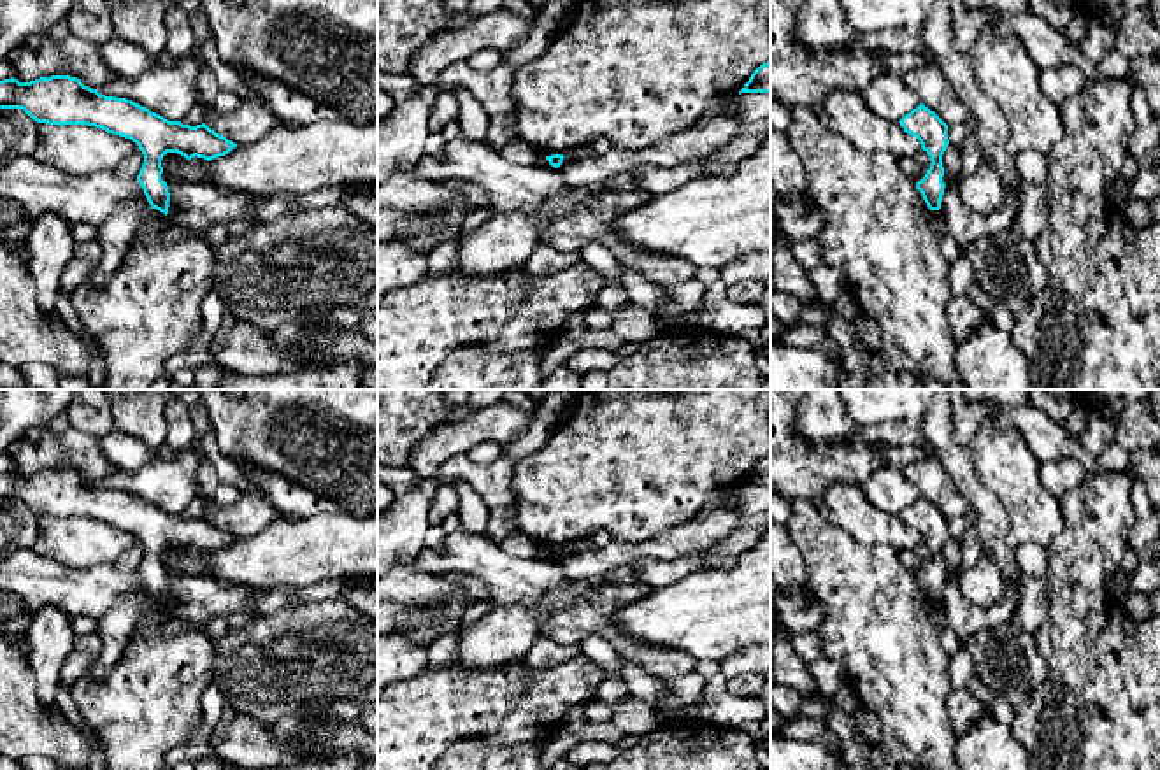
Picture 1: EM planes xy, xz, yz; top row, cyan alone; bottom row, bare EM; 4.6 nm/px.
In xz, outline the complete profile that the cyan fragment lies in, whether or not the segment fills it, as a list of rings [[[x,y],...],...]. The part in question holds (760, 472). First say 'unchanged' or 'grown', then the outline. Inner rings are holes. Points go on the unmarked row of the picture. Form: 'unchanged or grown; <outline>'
unchanged; [[[770,454],[760,458],[744,477],[741,486],[770,486]]]

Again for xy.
unchanged; [[[70,468],[40,470],[30,475],[4,472],[0,474],[0,502],[23,502],[37,516],[88,517],[133,533],[144,547],[137,574],[151,602],[165,609],[170,586],[161,572],[161,553],[167,545],[211,554],[237,540],[205,516],[190,519],[168,514],[132,493],[100,488]]]

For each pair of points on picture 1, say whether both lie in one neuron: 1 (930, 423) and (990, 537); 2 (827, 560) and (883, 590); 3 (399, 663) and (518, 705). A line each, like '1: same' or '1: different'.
1: same
2: same
3: different

